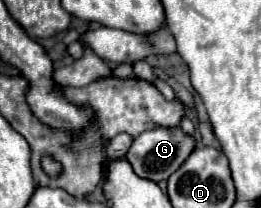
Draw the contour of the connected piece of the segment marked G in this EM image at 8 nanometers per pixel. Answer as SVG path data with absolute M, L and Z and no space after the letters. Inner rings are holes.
M155 127L133 139L125 159L131 163L135 175L159 183L159 181L167 181L167 177L173 175L181 167L181 163L191 155L193 149L195 149L195 137L185 135L181 127L173 127L173 129Z

